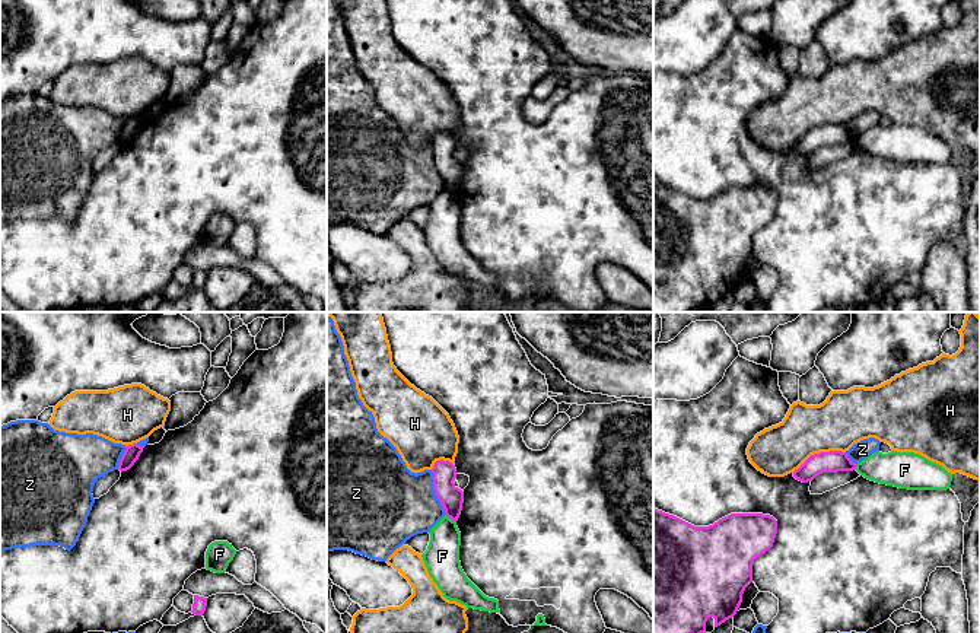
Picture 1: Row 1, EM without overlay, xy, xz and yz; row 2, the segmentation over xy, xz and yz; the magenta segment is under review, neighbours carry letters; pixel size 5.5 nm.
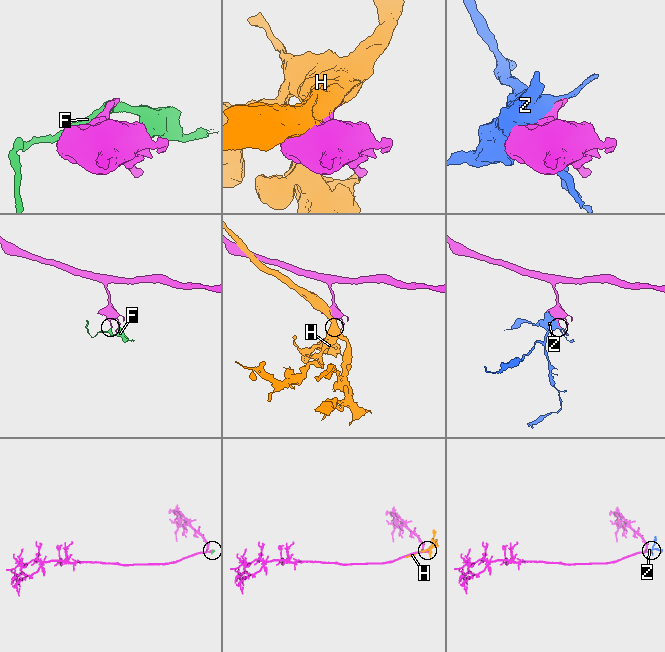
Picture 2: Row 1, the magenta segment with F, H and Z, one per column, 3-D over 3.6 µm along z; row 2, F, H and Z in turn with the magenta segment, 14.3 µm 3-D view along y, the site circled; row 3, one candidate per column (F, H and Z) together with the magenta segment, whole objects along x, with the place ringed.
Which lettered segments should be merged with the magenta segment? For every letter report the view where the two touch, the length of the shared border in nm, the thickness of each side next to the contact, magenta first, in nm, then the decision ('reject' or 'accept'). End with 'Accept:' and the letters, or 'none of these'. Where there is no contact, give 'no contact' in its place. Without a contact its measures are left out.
F: contact in xz; length 80 nm; calibres 130 and 190 nm; reject
H: contact in yz; length 320 nm; calibres 120 and 300 nm; reject
Z: contact in xz; length 260 nm; calibres 130 and 420 nm; reject
Accept: none of these

